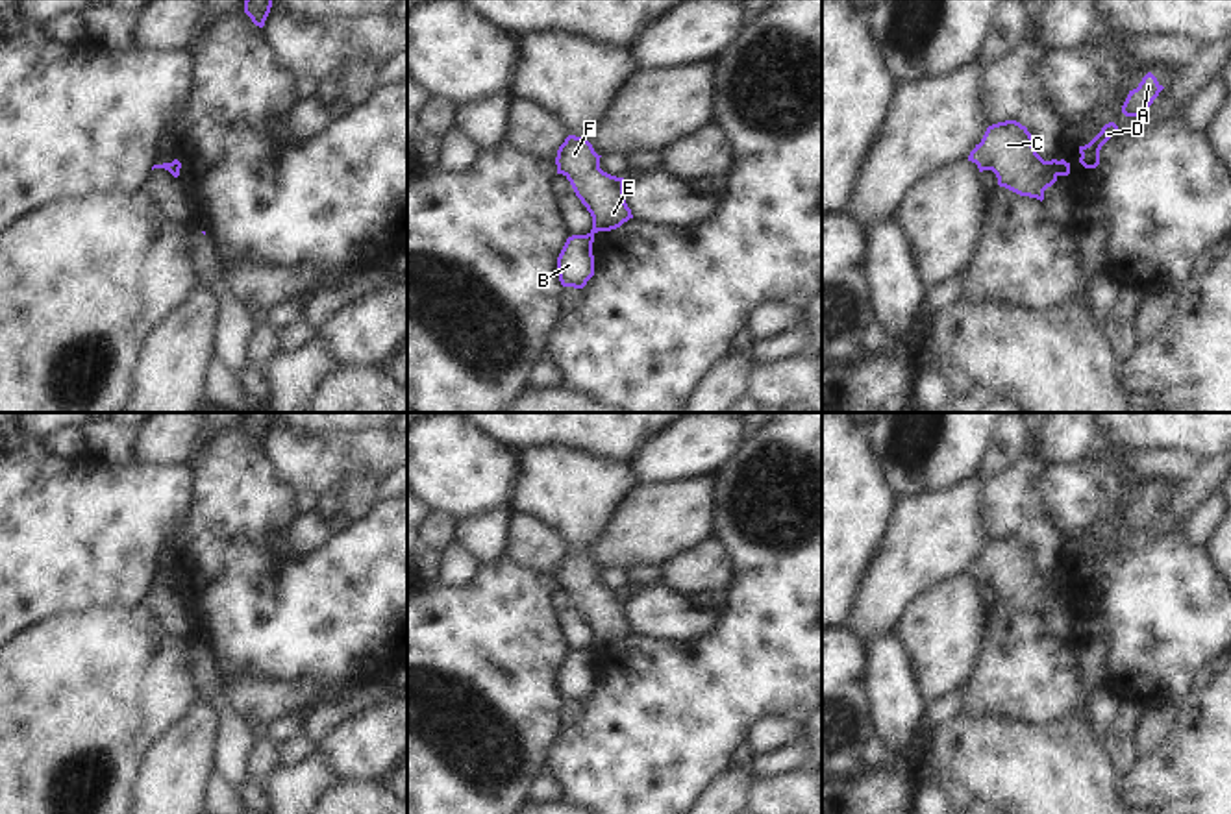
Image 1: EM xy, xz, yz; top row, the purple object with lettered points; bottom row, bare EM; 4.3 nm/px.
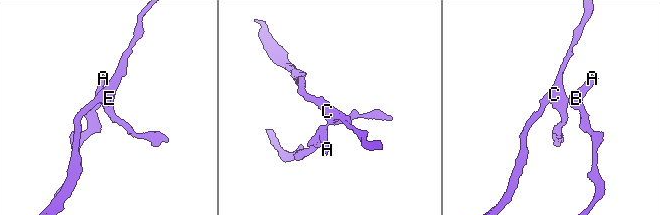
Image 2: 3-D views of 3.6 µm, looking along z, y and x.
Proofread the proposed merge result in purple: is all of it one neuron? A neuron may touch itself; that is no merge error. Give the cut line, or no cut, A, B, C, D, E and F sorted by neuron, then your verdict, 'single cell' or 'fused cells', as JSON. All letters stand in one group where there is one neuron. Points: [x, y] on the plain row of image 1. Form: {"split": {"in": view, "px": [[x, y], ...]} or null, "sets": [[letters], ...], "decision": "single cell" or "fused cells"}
{"split": {"in": "yz", "px": [[1059, 576], [1056, 589]]}, "sets": [["A", "B", "D"], ["C", "E", "F"]], "decision": "fused cells"}

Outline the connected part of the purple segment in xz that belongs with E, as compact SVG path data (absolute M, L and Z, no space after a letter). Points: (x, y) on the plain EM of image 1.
M576 549L565 553L555 572L557 588L570 596L592 631L592 649L616 644L633 633L624 614L624 592L603 586L600 572L589 555Z

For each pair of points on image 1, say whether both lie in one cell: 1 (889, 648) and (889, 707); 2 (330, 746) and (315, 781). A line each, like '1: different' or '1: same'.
1: same
2: different

